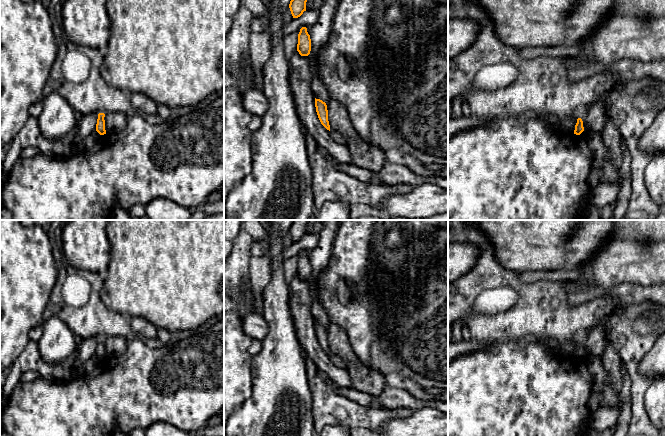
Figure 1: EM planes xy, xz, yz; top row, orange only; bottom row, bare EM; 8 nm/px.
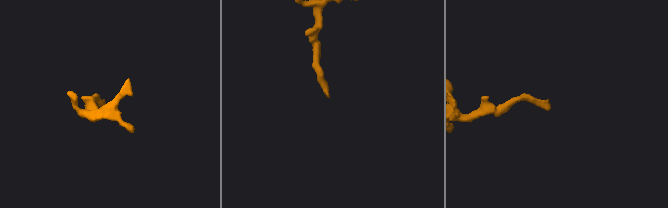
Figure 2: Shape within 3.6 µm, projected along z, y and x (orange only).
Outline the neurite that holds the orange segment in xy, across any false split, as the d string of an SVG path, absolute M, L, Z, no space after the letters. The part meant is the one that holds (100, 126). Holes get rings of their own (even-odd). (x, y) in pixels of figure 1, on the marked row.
M99 113L98 114L98 119L97 119L97 124L96 124L96 131L100 135L106 134L104 117L105 117L104 113Z

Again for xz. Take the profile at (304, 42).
M302 27L298 34L297 51L301 56L308 56L311 51L311 39L306 27Z

